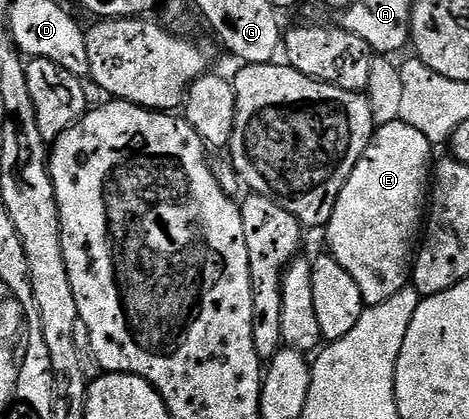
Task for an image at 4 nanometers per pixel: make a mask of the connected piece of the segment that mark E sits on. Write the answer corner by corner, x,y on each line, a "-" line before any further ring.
397,121
377,127
364,156
360,156
356,168
352,168
352,176
348,176
348,184
344,184
336,200
330,223
324,227
330,257
338,261
340,268
344,268
352,280
356,280
366,306
392,300
392,296
396,296
396,292
400,292
411,281
412,259
424,226
424,211
428,206
434,152
435,147
427,136
409,124

